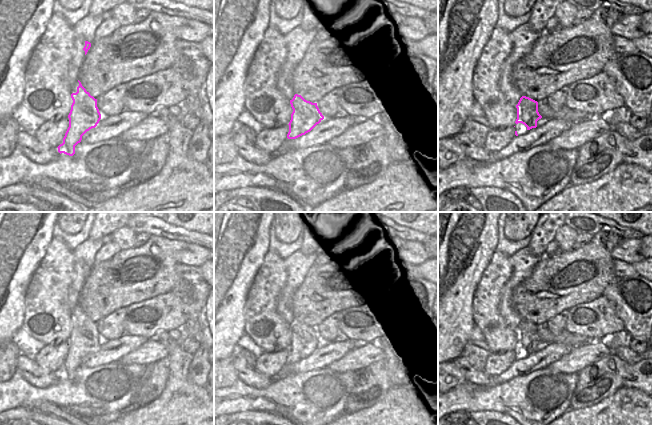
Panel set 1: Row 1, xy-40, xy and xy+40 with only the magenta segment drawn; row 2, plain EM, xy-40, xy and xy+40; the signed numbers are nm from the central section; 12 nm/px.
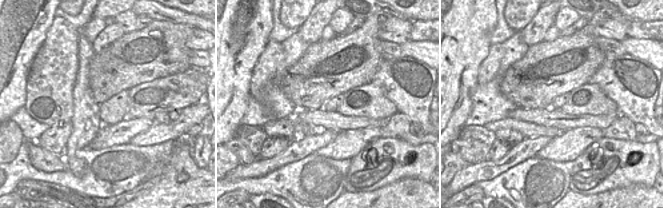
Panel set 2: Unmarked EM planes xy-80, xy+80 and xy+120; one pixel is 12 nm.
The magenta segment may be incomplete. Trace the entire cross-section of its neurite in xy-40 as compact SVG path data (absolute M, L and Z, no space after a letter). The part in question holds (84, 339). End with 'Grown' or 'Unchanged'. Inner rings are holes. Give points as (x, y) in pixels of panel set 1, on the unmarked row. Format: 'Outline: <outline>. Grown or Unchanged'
Outline: M78 304L77 316L71 318L73 327L68 339L69 351L60 368L58 376L69 380L75 378L75 370L81 366L82 360L92 352L95 352L101 343L97 331L97 323L90 319Z. Unchanged

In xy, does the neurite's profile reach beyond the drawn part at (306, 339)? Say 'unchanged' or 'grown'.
unchanged

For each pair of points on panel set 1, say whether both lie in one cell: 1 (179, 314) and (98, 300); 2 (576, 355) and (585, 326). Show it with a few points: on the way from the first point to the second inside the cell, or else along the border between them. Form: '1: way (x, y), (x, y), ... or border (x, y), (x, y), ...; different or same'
1: border (152, 296), (125, 307); different
2: border (600, 339), (590, 341); different

